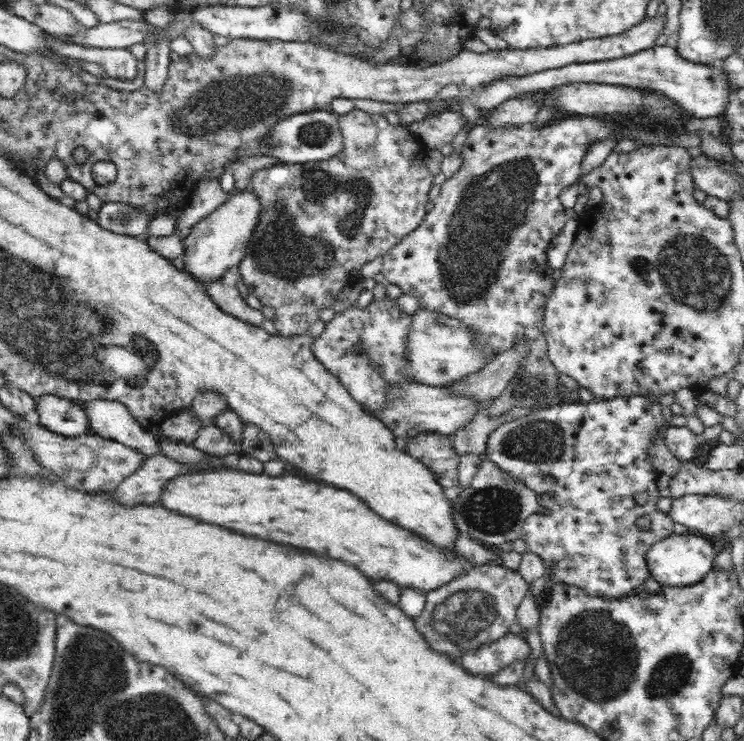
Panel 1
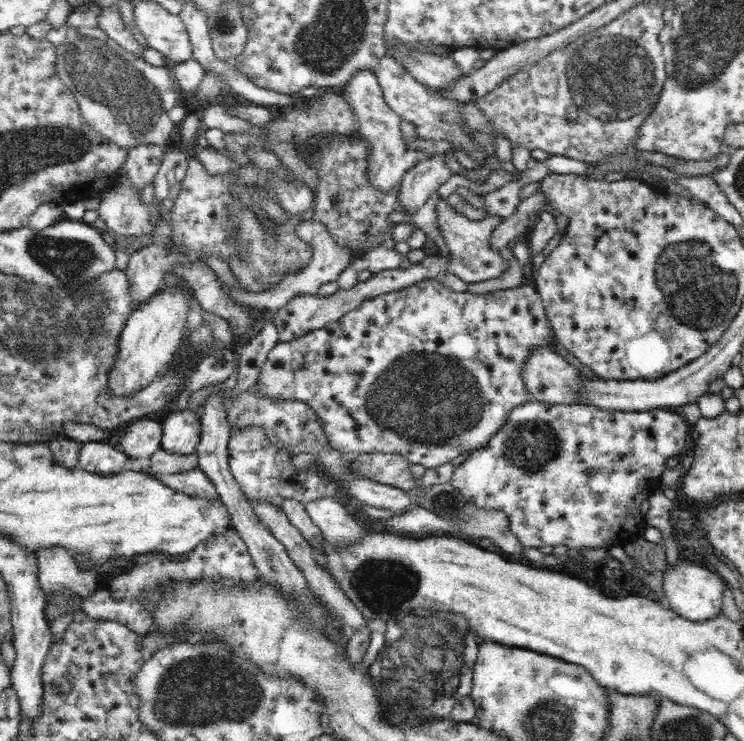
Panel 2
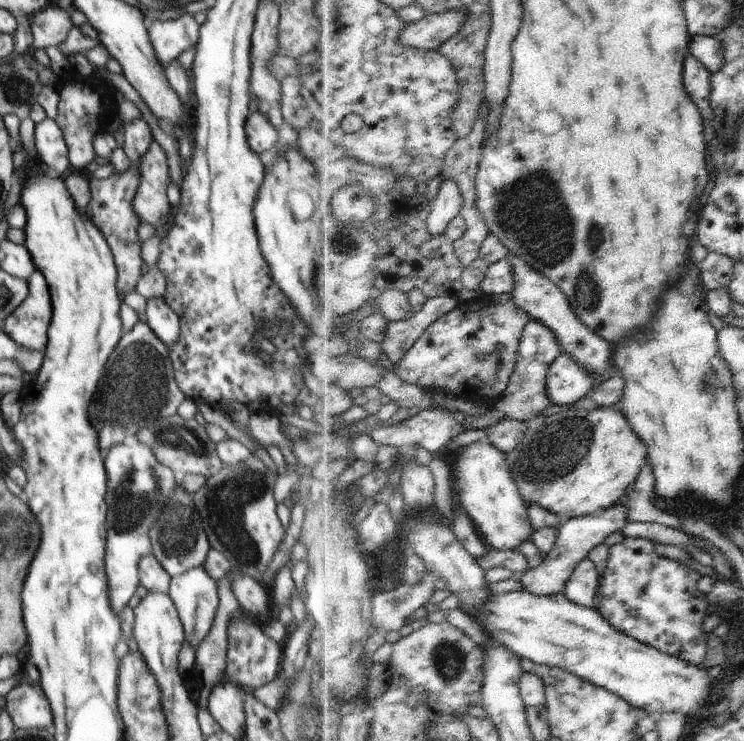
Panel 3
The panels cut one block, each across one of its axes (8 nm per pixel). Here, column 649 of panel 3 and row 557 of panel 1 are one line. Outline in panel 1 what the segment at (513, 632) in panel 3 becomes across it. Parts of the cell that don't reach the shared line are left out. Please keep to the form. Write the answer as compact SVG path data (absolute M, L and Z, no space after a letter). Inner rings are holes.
M672 531L666 538L656 540L644 554L644 558L649 575L656 582L661 585L680 586L699 581L710 570L715 554L713 546L703 535L697 532L676 534Z

